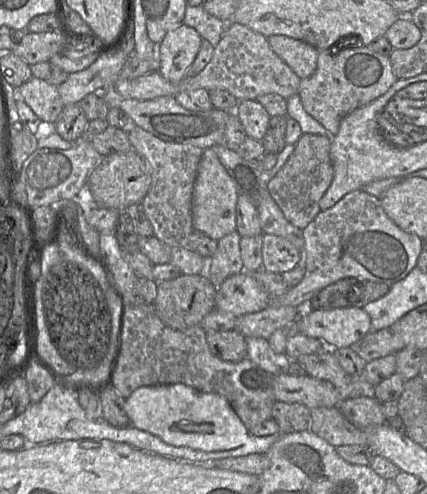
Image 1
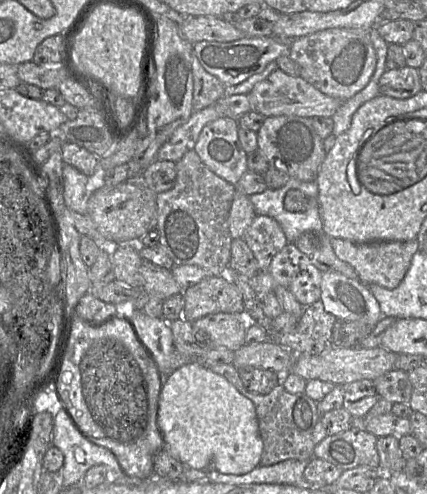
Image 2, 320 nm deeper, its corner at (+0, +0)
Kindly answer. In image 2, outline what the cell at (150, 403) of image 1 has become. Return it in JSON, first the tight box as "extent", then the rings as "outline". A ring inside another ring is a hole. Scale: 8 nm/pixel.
{"extent":[157,363,263,475],"outline":[[[203,363],[184,364],[164,377],[157,426],[164,448],[185,468],[243,475],[260,464],[263,441],[253,403]]]}

